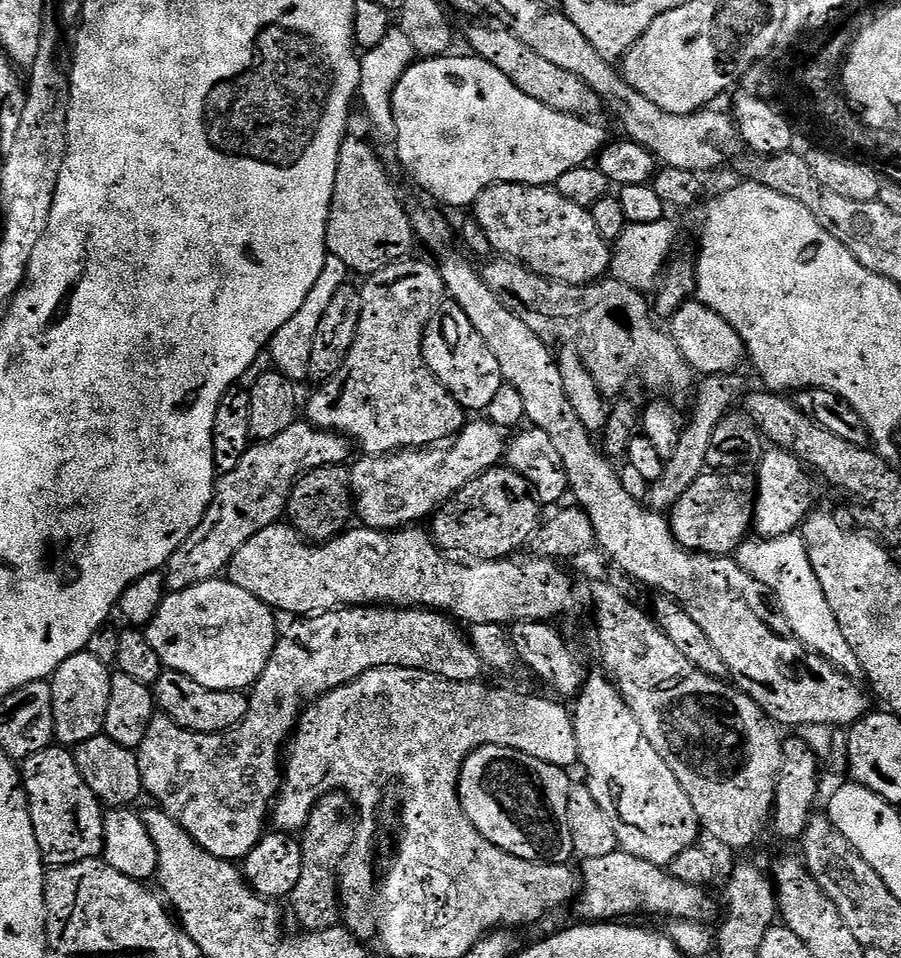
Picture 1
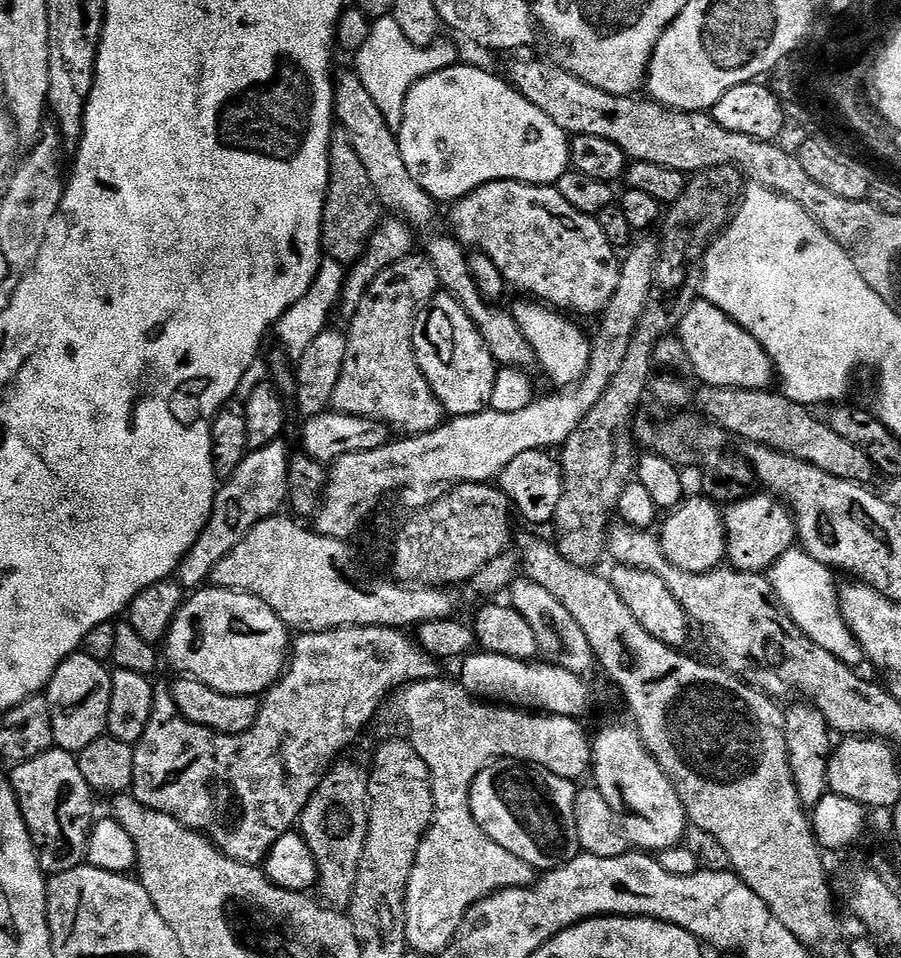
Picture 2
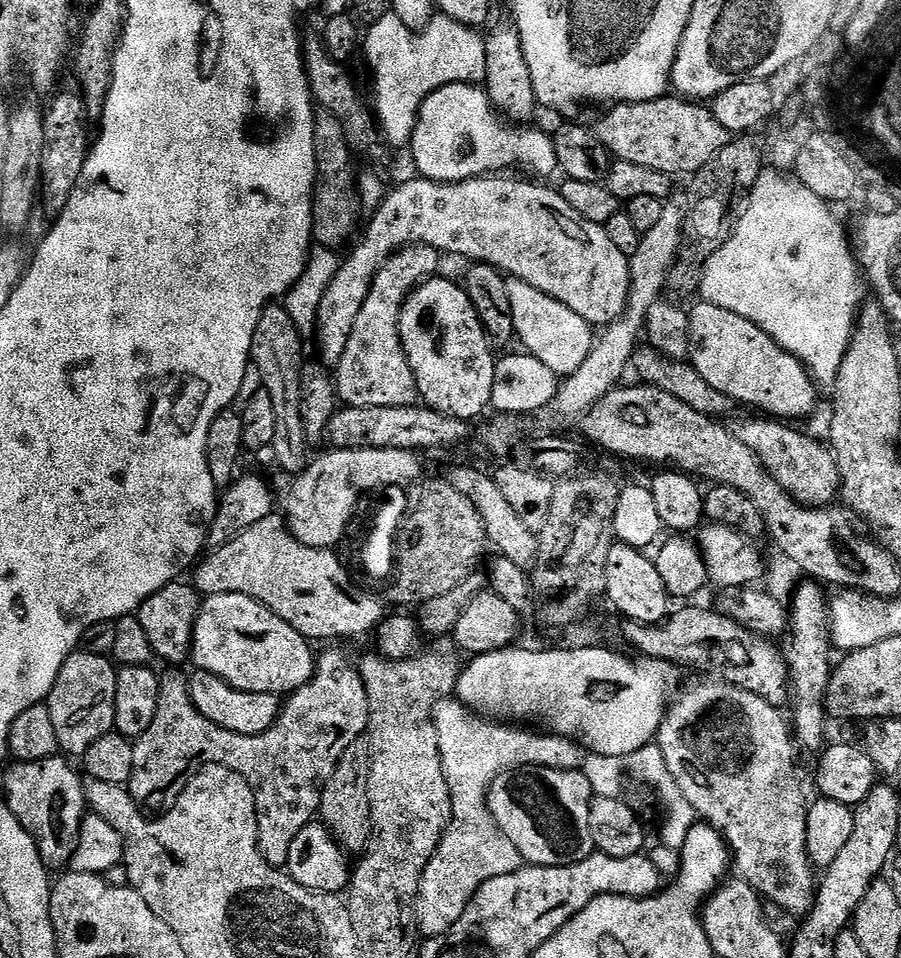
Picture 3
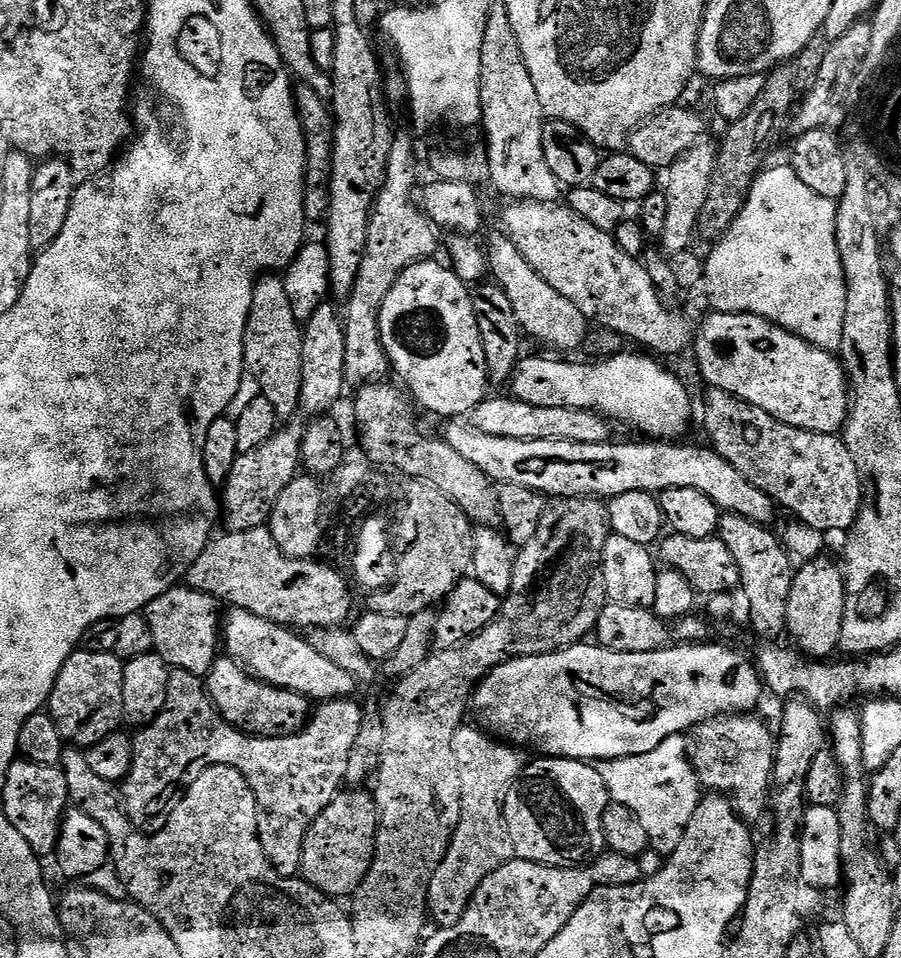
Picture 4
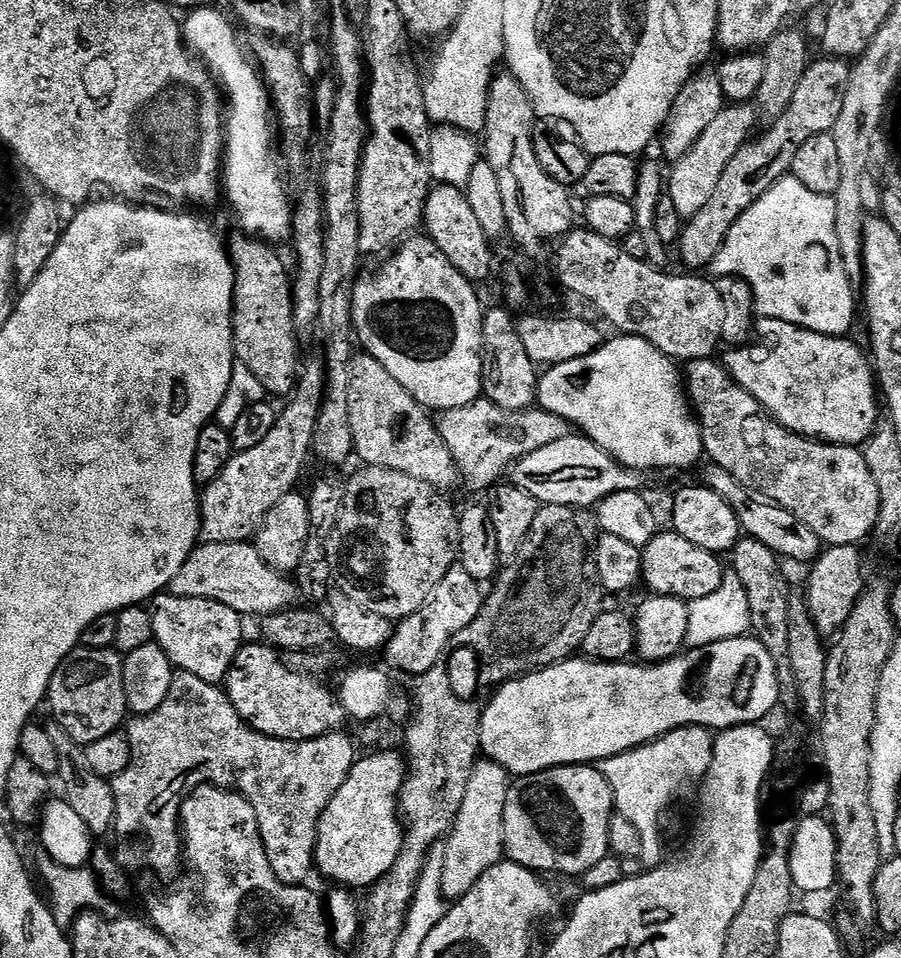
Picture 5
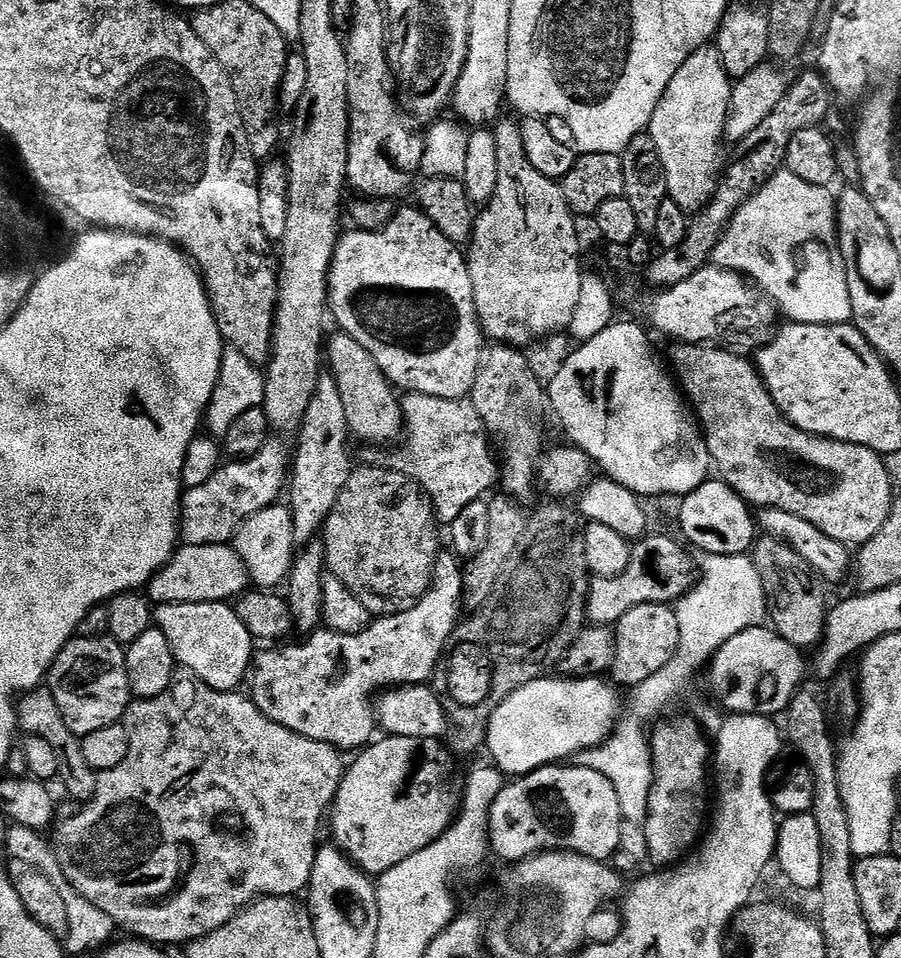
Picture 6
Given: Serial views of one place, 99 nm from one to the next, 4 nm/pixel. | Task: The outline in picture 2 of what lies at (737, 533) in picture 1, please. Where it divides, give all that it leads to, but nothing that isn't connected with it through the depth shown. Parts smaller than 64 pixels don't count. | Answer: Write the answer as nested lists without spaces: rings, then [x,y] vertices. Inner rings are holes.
[[[703,494],[689,495],[679,508],[669,511],[664,525],[659,525],[658,535],[662,554],[678,570],[686,574],[706,574],[725,563],[728,555],[728,539],[724,529],[724,513],[721,505]]]

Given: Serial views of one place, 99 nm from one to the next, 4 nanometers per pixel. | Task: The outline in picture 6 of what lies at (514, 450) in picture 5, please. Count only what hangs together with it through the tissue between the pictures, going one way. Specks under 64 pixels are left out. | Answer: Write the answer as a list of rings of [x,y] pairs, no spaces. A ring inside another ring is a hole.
[[[409,392],[403,397],[402,407],[406,413],[406,441],[408,440],[408,449],[405,452],[396,452],[390,460],[391,467],[397,472],[405,472],[412,480],[416,481],[417,485],[424,493],[430,497],[431,511],[435,512],[436,519],[441,525],[451,526],[454,518],[458,518],[458,514],[462,514],[462,510],[466,510],[466,506],[470,506],[475,500],[485,499],[493,491],[492,487],[497,487],[498,481],[502,476],[502,468],[498,463],[498,456],[492,453],[494,449],[493,441],[490,439],[490,433],[484,426],[484,420],[478,414],[478,410],[473,406],[471,399],[465,398],[462,400],[451,400],[450,398],[434,398],[430,394],[418,394],[417,392]]]

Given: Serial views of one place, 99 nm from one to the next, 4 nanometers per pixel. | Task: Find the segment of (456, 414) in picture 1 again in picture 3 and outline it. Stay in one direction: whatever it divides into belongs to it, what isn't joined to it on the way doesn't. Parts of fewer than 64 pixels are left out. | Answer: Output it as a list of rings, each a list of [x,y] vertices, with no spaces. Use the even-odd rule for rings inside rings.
[[[409,244],[389,256],[378,274],[372,279],[370,290],[366,294],[366,302],[362,302],[362,310],[354,322],[354,330],[350,330],[350,342],[346,342],[346,354],[342,354],[340,363],[335,365],[337,397],[349,408],[362,406],[413,406],[417,403],[416,379],[410,370],[410,362],[404,353],[400,337],[400,311],[413,290],[426,280],[437,275],[442,253],[434,246],[425,244]]]

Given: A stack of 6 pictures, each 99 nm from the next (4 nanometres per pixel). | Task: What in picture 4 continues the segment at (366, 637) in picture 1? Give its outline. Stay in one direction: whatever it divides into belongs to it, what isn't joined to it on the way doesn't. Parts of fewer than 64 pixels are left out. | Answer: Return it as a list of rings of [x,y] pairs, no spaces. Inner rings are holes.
[[[181,668],[171,669],[168,673],[166,706],[158,714],[158,718],[154,718],[154,722],[143,725],[137,731],[140,733],[135,733],[132,742],[134,762],[130,766],[130,774],[122,782],[122,795],[124,805],[128,807],[128,817],[141,832],[160,832],[168,825],[172,811],[178,806],[181,796],[192,785],[196,775],[215,764],[225,764],[238,769],[246,782],[250,782],[256,808],[260,811],[260,841],[268,853],[268,861],[276,865],[278,874],[295,877],[300,870],[302,842],[306,842],[306,830],[310,830],[318,814],[322,814],[322,810],[330,806],[330,802],[345,783],[350,750],[354,747],[354,738],[358,735],[363,716],[361,705],[356,705],[354,701],[352,698],[341,698],[321,703],[317,707],[320,709],[311,713],[303,729],[290,736],[254,736],[241,732],[236,725],[228,724],[221,718],[201,677]]]

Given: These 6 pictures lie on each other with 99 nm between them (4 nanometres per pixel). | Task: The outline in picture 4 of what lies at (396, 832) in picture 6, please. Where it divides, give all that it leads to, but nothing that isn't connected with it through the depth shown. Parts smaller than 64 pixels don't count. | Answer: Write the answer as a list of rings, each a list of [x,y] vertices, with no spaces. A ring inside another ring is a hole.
[[[341,790],[318,814],[318,818],[306,830],[306,842],[302,842],[302,858],[299,875],[317,888],[322,895],[333,898],[351,897],[356,887],[363,882],[372,865],[376,849],[378,813],[373,793],[362,790]]]

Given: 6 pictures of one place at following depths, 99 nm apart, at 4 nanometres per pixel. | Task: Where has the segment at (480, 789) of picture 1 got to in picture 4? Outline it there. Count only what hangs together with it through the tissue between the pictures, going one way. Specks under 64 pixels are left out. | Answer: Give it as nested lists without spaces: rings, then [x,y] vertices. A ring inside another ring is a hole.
[[[536,758],[504,795],[504,827],[510,830],[516,856],[551,868],[578,868],[605,855],[602,814],[610,797],[595,763]]]

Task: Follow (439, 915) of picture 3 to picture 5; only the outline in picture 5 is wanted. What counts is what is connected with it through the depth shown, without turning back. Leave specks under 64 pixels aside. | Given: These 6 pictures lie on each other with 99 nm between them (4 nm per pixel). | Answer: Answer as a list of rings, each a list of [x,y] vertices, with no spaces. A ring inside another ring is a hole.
[[[487,758],[477,759],[466,786],[466,798],[456,815],[452,831],[446,837],[445,861],[442,869],[441,888],[449,901],[455,902],[469,892],[495,864],[505,859],[504,855],[504,807],[510,787],[510,773],[500,764]]]

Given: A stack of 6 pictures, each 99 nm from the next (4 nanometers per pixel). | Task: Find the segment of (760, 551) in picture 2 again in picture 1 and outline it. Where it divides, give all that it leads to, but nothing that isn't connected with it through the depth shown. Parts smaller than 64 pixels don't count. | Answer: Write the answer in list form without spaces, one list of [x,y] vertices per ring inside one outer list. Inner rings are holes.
[[[769,447],[769,452],[754,468],[756,494],[754,497],[754,532],[760,538],[790,535],[803,525],[813,511],[812,476],[803,459],[785,448]]]

